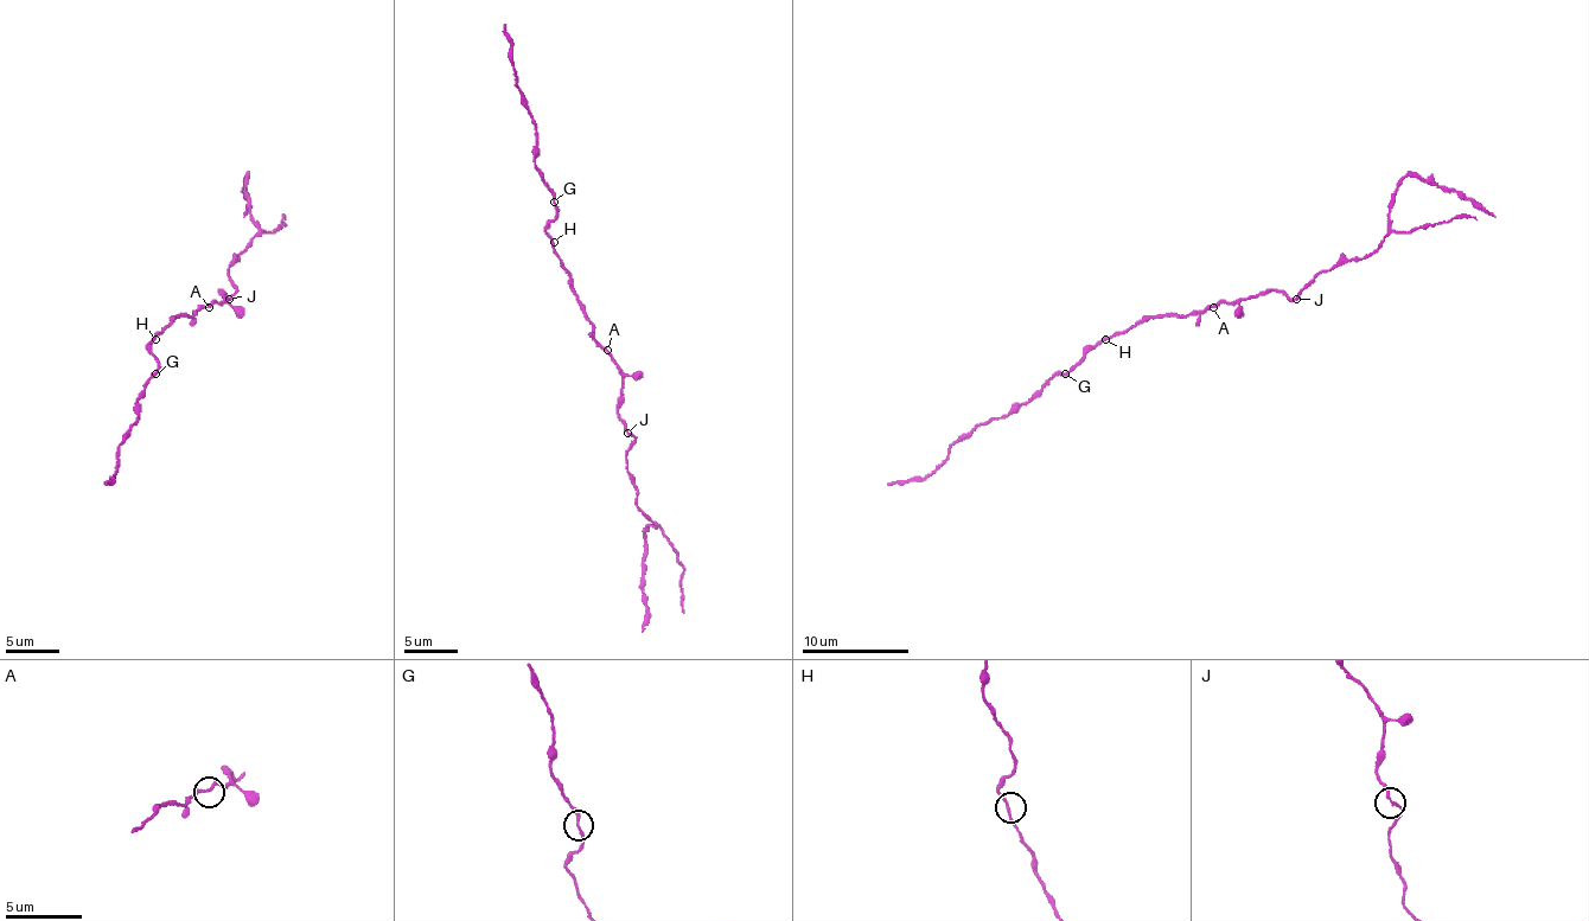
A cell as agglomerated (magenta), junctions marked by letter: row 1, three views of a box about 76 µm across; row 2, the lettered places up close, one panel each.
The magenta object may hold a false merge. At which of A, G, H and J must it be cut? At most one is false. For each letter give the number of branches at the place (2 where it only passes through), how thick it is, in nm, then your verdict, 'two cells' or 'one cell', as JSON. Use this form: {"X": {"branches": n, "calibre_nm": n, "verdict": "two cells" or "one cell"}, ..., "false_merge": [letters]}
{"A": {"branches": 2, "calibre_nm": 180, "verdict": "one cell"}, "G": {"branches": 2, "calibre_nm": 180, "verdict": "one cell"}, "H": {"branches": 2, "calibre_nm": 160, "verdict": "one cell"}, "J": {"branches": 2, "calibre_nm": 180, "verdict": "one cell"}, "false_merge": []}

